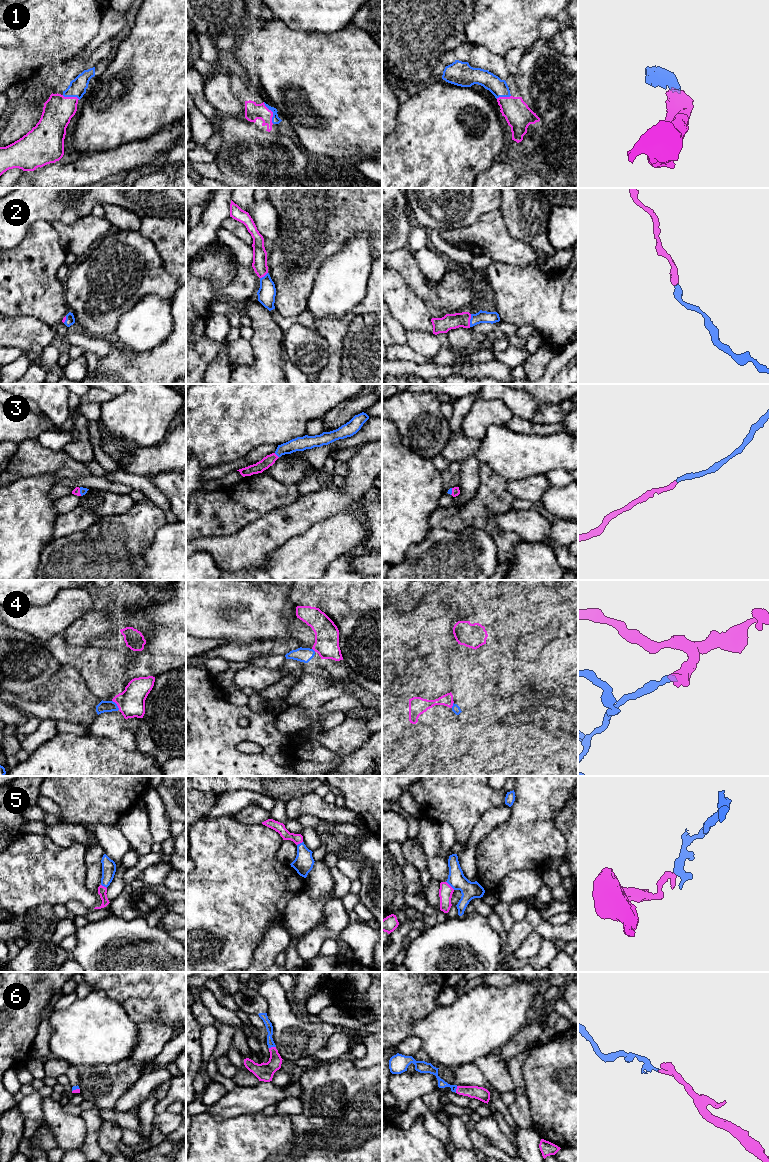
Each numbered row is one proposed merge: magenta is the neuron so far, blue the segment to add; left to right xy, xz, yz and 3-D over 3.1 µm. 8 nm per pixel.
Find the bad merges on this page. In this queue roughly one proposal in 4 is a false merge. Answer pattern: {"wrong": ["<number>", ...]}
{"wrong": ["4"]}

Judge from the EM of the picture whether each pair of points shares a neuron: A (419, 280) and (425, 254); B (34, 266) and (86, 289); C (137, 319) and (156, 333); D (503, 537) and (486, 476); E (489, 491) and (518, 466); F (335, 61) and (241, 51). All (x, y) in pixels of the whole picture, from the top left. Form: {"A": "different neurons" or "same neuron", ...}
{"A": "different neurons", "B": "different neurons", "C": "same neuron", "D": "same neuron", "E": "different neurons", "F": "same neuron"}

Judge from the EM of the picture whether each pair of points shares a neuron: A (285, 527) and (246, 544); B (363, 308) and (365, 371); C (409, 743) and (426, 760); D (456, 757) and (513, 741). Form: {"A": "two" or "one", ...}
{"A": "one", "B": "two", "C": "two", "D": "one"}

